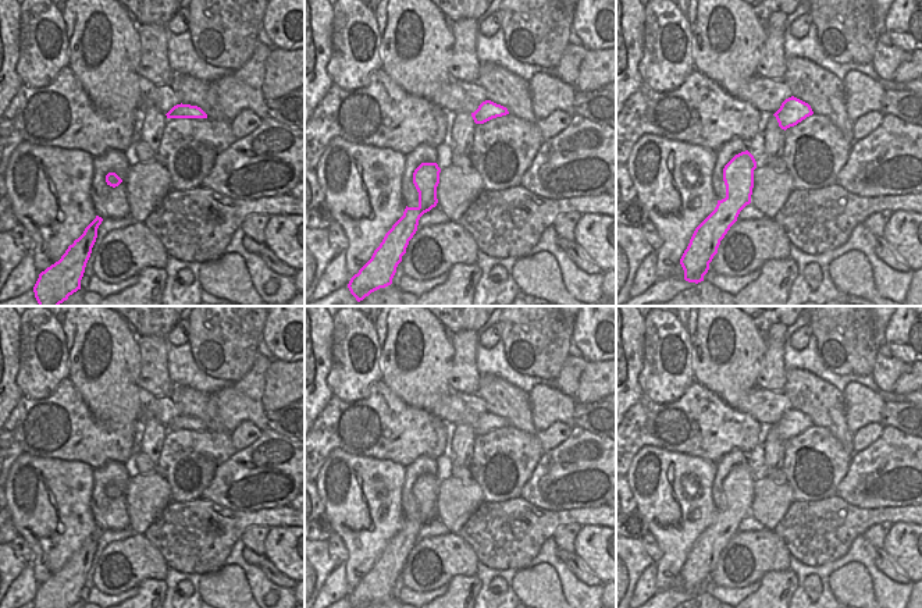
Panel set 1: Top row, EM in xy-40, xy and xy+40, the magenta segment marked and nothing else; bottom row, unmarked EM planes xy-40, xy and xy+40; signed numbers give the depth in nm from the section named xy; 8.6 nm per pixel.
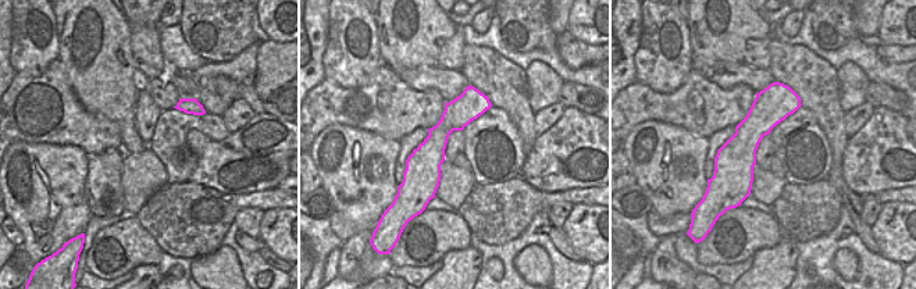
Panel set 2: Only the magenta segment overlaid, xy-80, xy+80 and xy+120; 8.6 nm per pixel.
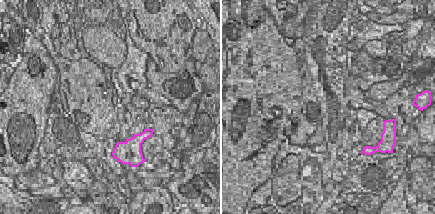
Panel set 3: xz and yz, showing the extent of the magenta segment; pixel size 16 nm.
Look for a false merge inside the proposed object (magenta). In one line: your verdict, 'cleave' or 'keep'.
keep

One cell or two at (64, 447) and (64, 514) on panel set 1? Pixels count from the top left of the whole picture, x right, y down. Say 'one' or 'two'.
two

